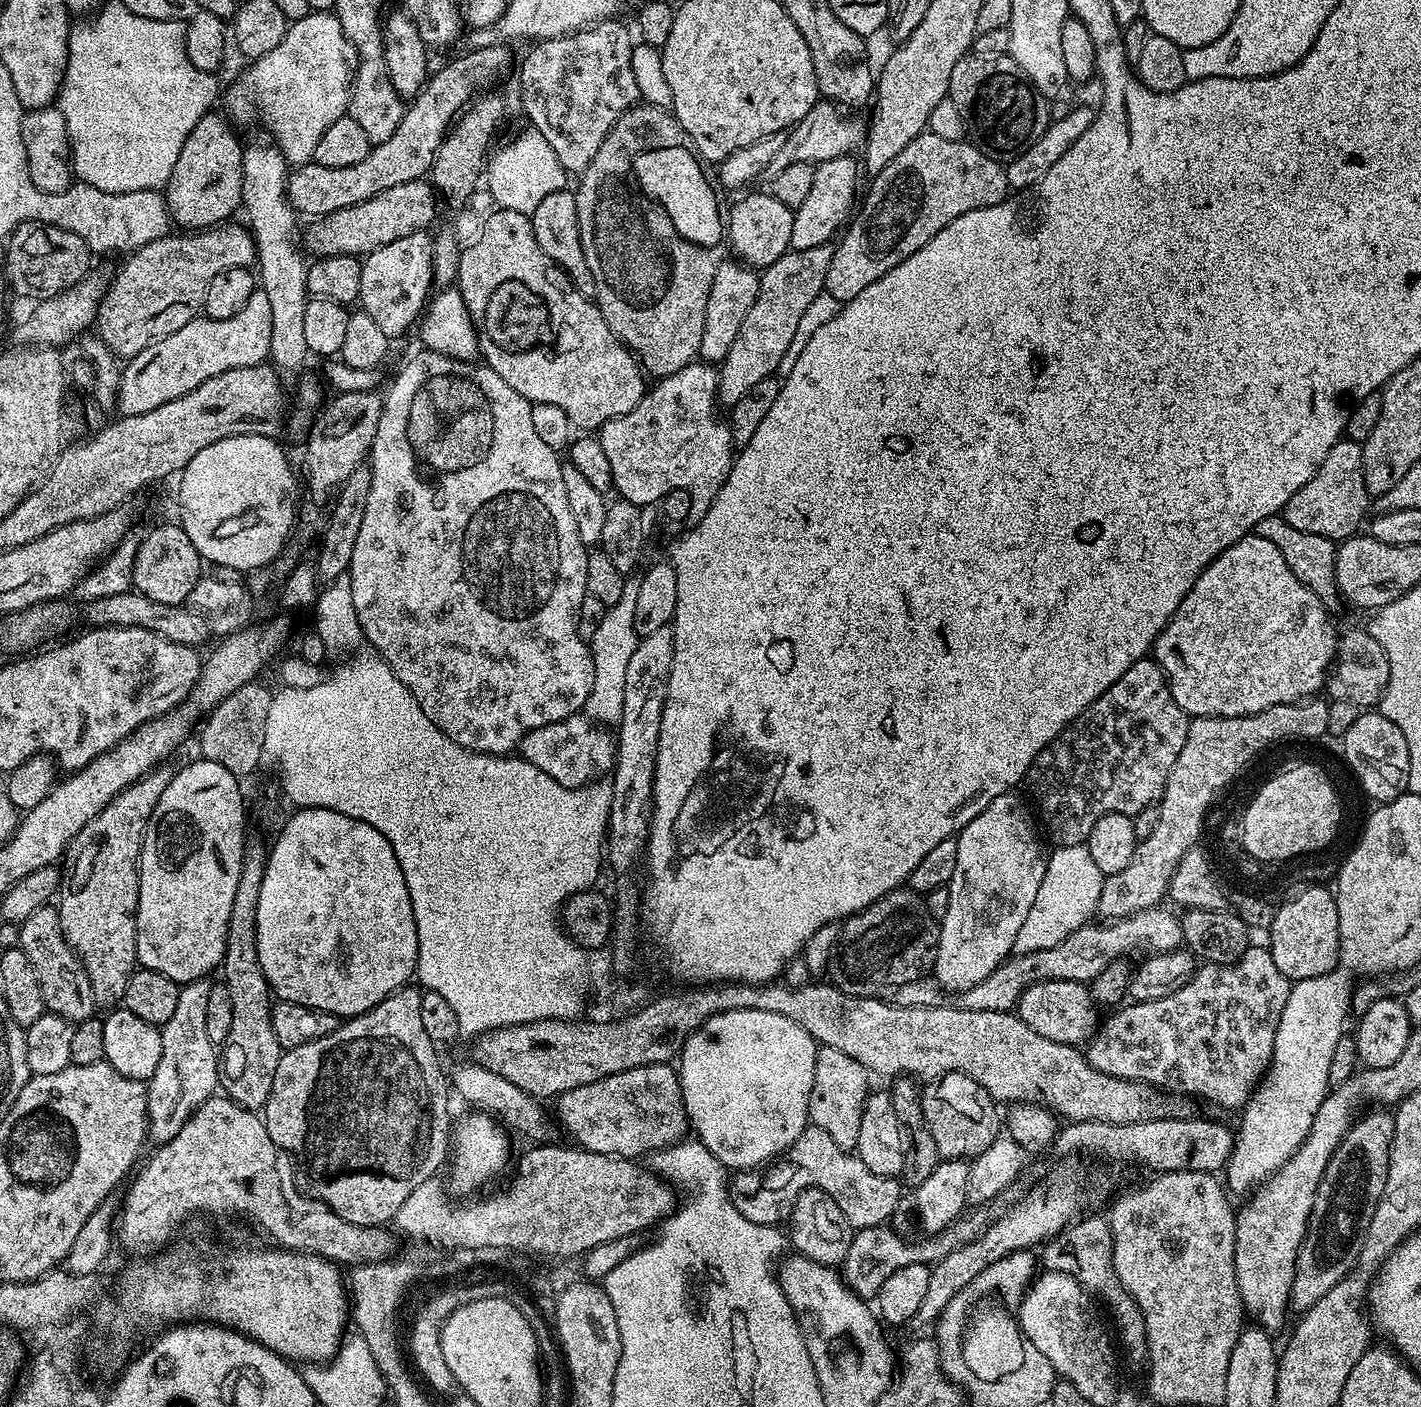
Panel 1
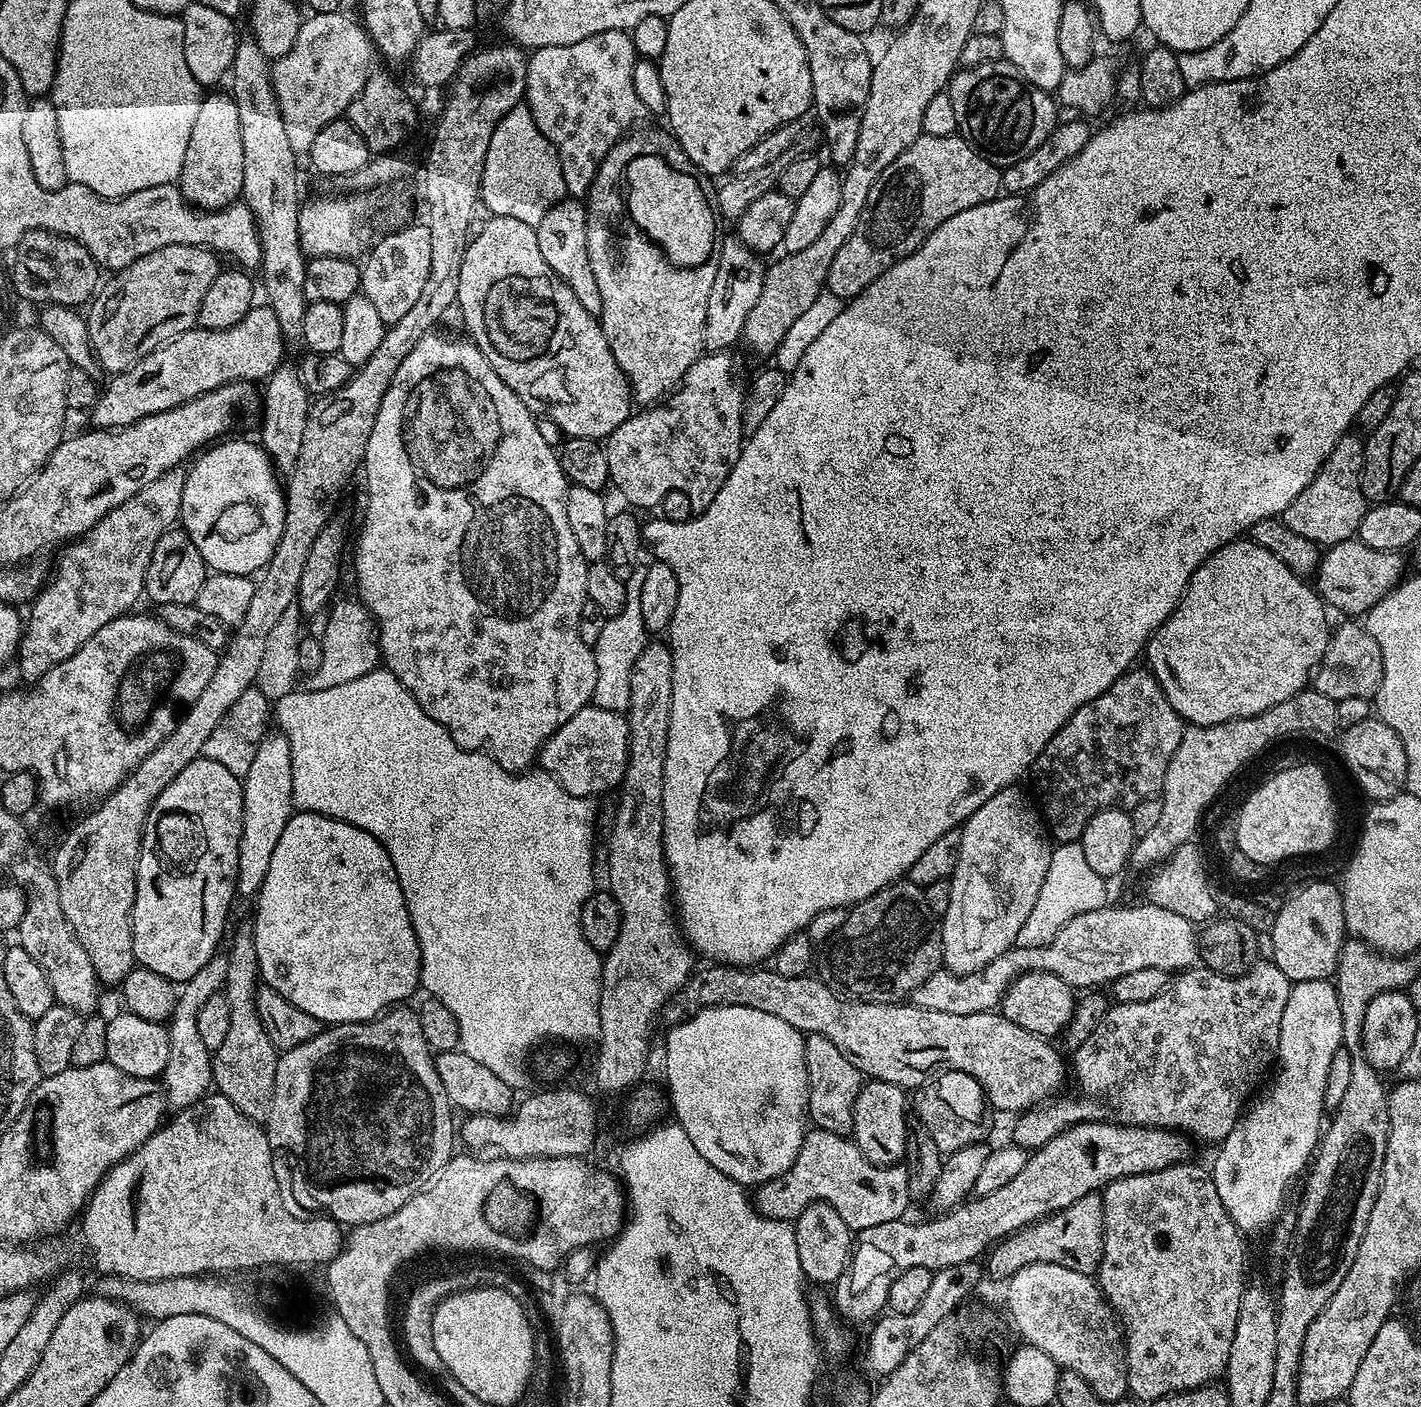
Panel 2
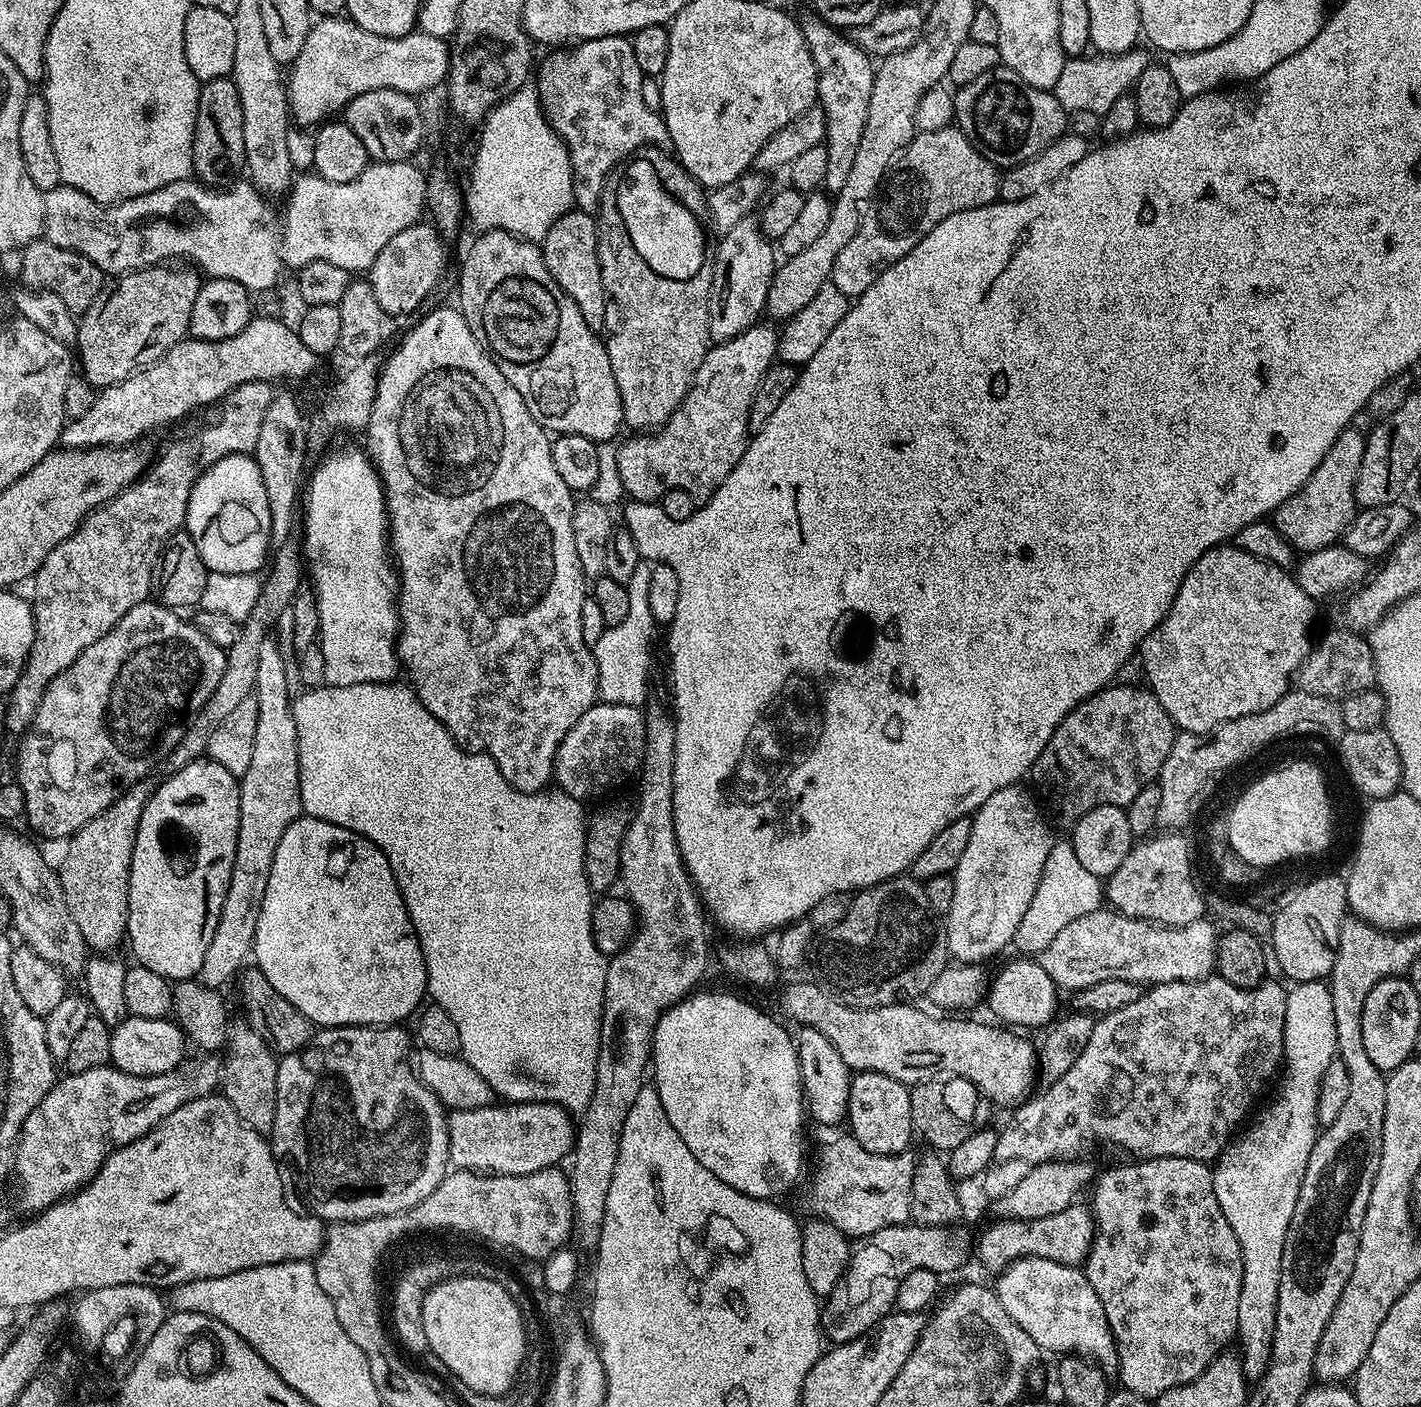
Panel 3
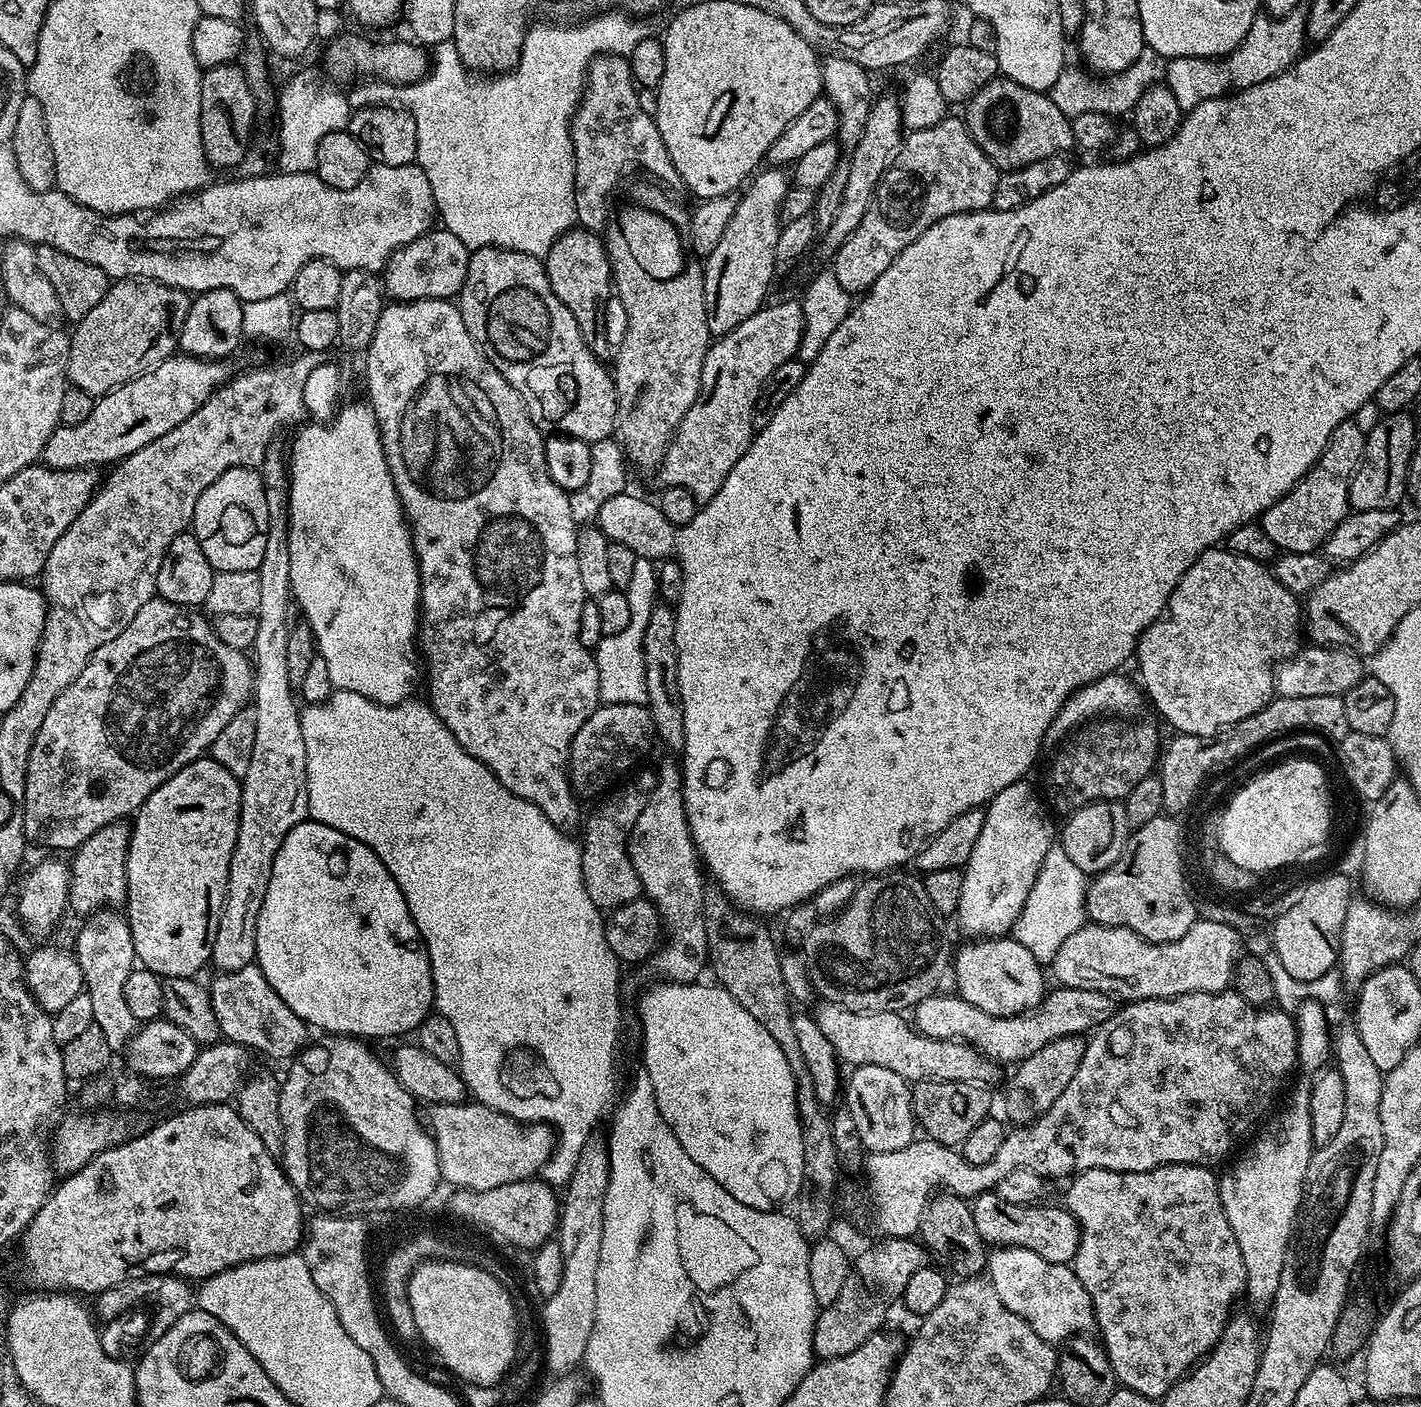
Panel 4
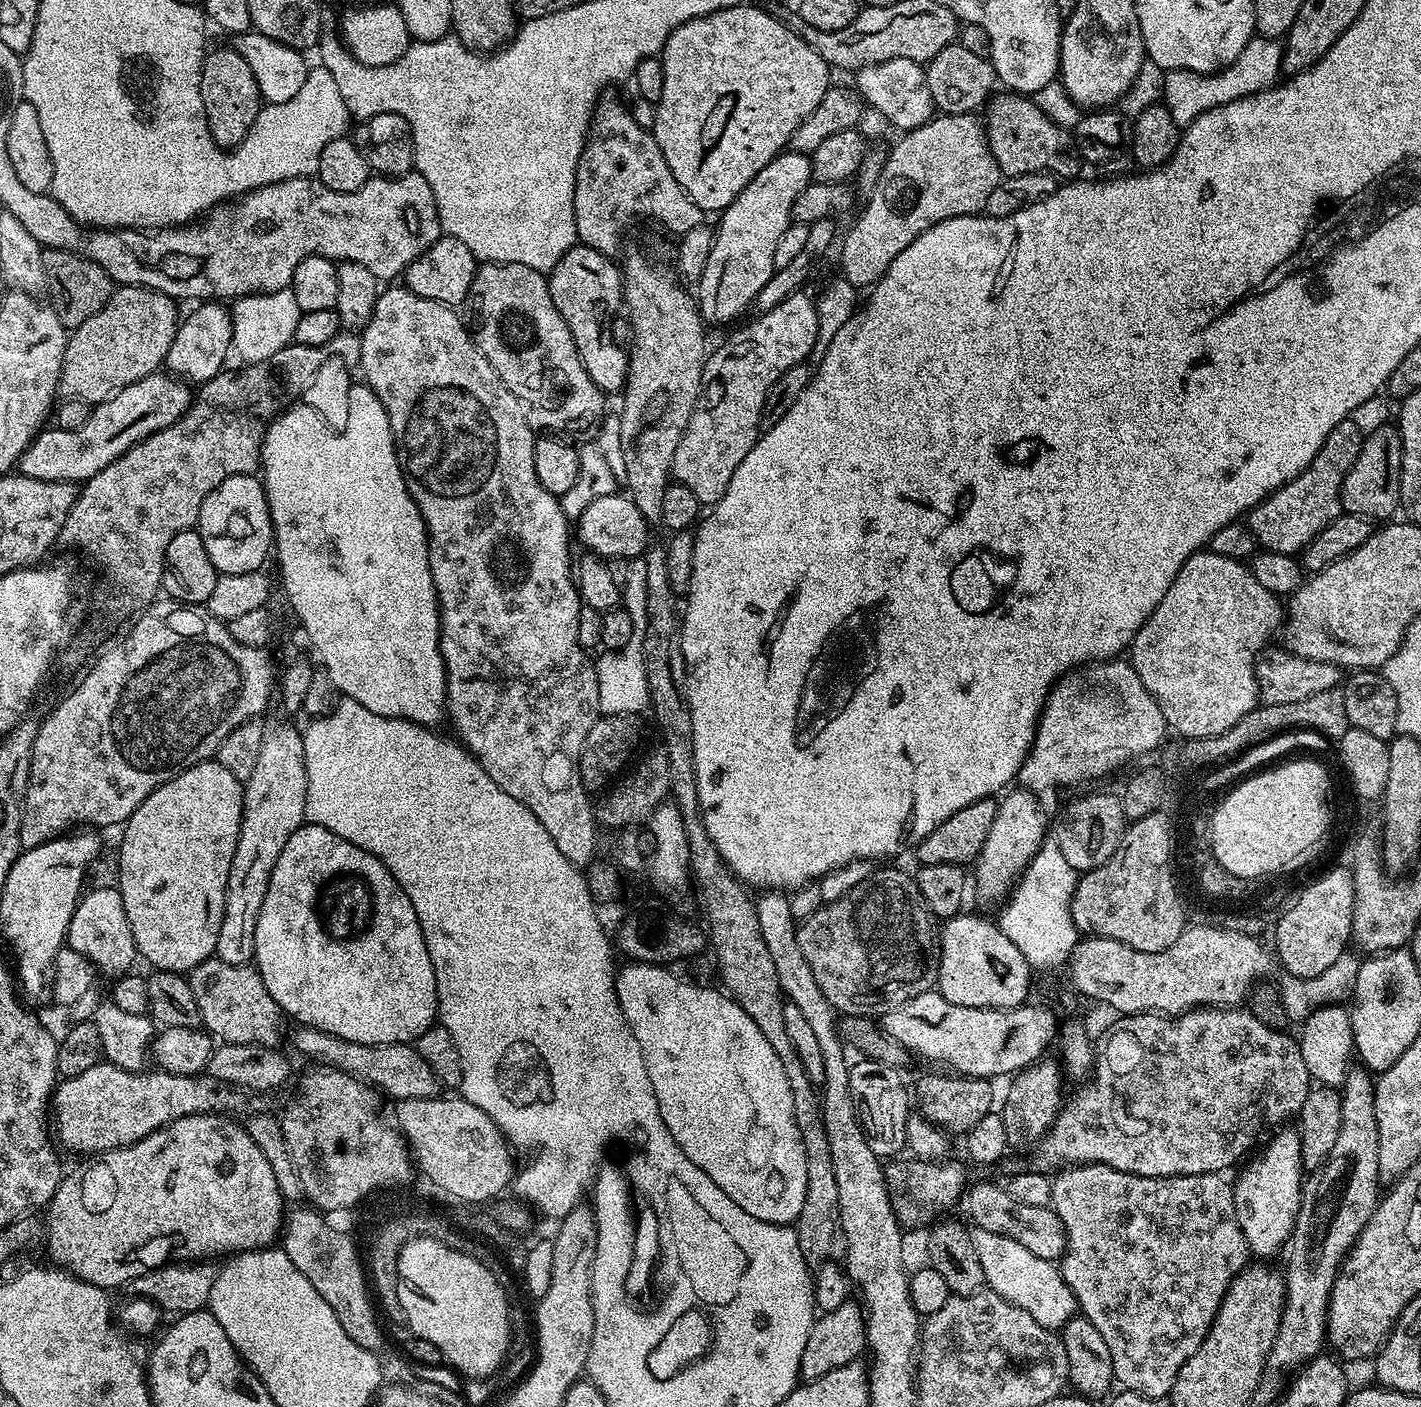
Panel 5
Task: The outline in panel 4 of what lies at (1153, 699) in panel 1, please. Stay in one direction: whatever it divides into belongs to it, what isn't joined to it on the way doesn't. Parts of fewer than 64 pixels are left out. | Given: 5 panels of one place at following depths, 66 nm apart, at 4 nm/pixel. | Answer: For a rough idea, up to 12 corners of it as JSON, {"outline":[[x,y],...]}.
{"outline":[[1152,724],[1081,727],[1049,762],[1047,803],[1067,814],[1123,801],[1162,752]]}

